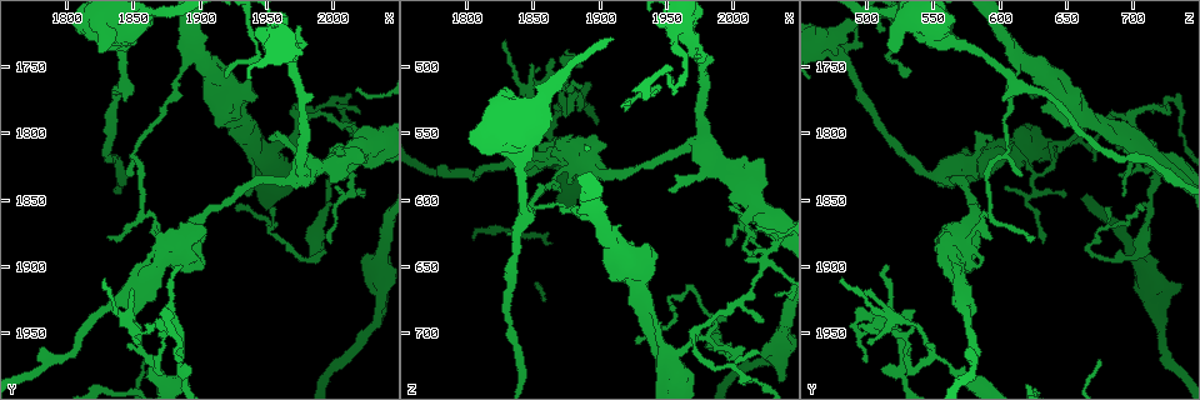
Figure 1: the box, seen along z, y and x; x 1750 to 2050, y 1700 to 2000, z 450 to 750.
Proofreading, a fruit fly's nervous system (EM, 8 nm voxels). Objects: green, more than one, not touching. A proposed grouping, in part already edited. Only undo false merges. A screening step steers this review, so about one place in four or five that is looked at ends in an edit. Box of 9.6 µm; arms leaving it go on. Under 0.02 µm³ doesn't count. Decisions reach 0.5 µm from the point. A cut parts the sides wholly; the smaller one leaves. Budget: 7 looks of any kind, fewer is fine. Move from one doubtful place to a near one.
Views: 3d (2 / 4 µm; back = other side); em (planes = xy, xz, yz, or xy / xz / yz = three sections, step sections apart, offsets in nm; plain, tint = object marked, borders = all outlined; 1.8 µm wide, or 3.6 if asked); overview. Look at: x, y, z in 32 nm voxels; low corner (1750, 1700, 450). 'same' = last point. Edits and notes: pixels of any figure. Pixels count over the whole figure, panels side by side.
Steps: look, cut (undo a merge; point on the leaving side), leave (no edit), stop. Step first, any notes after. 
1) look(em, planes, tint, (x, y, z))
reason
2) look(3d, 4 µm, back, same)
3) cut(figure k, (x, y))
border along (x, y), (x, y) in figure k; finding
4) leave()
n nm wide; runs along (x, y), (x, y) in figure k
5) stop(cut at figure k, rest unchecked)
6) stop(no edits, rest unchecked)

look(3d, 4 µm, (1824, 1934, 574))
calibre changes

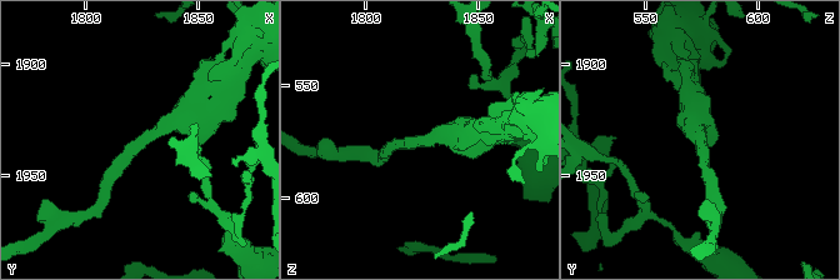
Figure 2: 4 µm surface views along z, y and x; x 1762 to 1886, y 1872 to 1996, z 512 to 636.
look(em, xz, step 16, tint, (1825, 1933, 576))
arms of 180, 340 nm

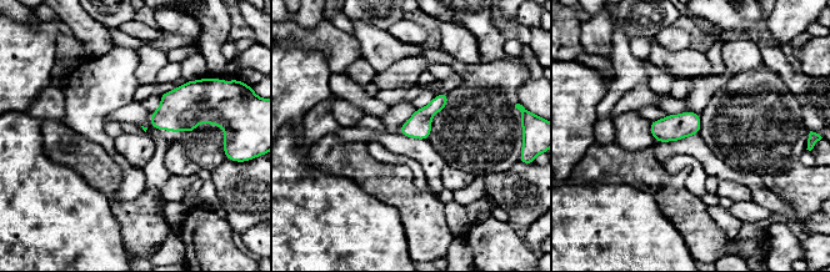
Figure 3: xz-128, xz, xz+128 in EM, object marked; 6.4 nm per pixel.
leave()
continuous, no second neuron

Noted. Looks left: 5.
look(em, planes, tint, (1862, 1948, 506))
touches itself

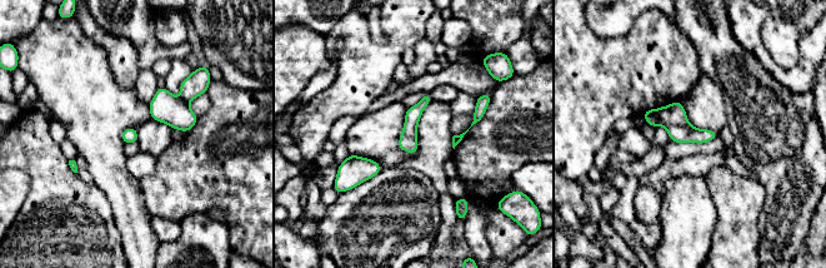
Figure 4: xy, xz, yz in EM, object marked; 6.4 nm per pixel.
cut(figure 4, (674, 114))
border along (655, 109), (662, 122), (692, 128) in figure 4; a second neuron is stuck on

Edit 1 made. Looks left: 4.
look(overview)

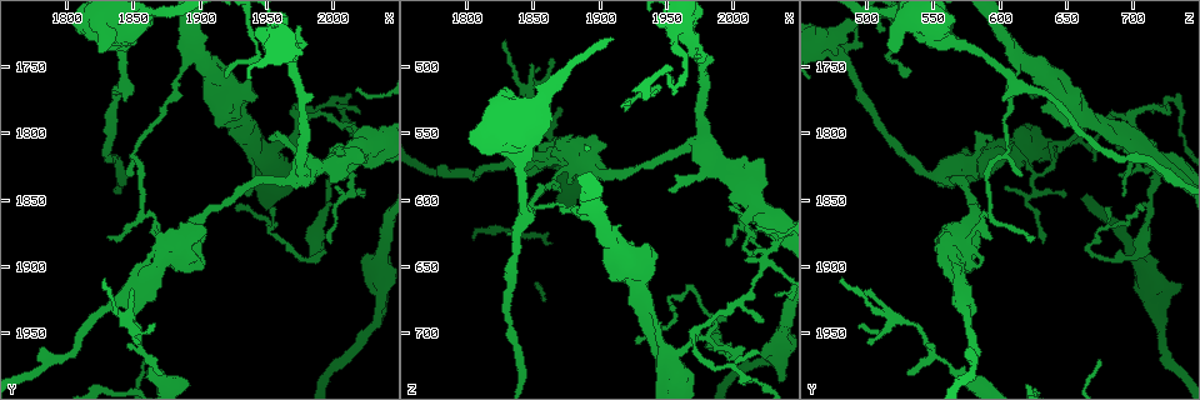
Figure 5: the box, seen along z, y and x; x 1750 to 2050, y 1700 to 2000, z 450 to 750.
look(3d, 2 µm, (1932, 1798, 682))
arms part here

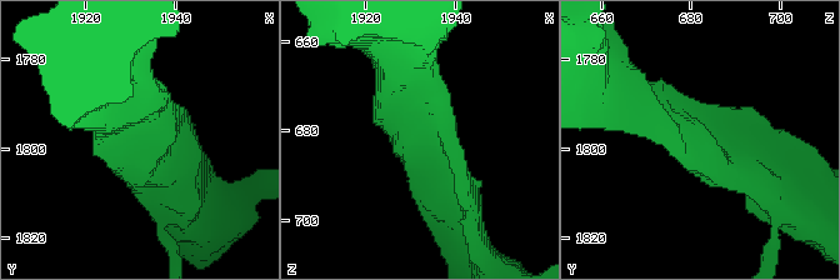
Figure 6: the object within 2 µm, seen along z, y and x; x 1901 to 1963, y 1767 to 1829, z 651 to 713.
look(em, planes, tint, (1934, 1800, 682))

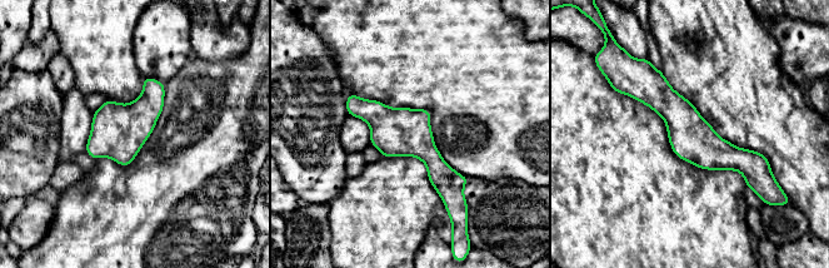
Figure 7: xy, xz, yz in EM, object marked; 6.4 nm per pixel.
leave()
runs along (629, 89), (717, 154), (760, 158) in figure 7; one neuron here

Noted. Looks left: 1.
stop(cut at figure 4, rest unchecked)

